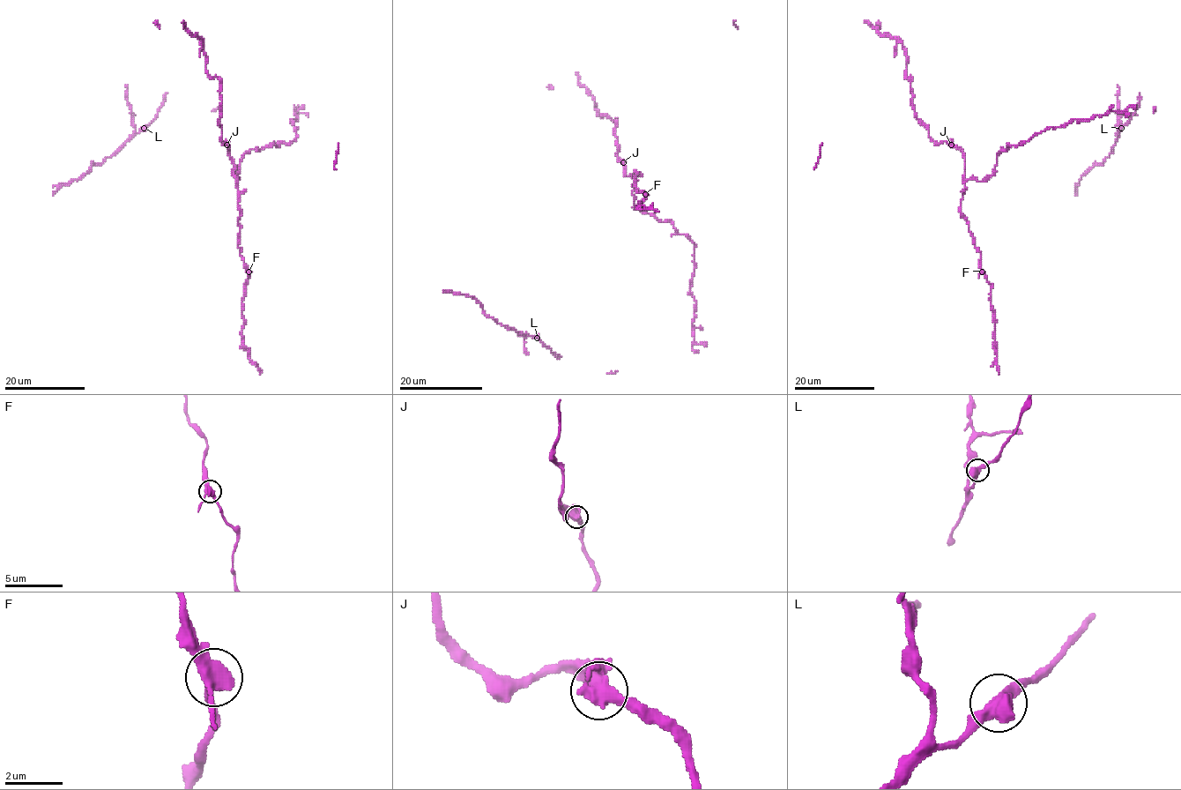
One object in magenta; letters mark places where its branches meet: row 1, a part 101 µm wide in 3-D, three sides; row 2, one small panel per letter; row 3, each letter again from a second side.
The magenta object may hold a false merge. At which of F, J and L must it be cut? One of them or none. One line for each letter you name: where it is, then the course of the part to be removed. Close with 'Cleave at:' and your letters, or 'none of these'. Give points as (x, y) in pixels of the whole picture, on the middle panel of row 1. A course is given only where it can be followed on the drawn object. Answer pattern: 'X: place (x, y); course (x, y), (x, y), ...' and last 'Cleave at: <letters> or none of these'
Cleave at: none of these

